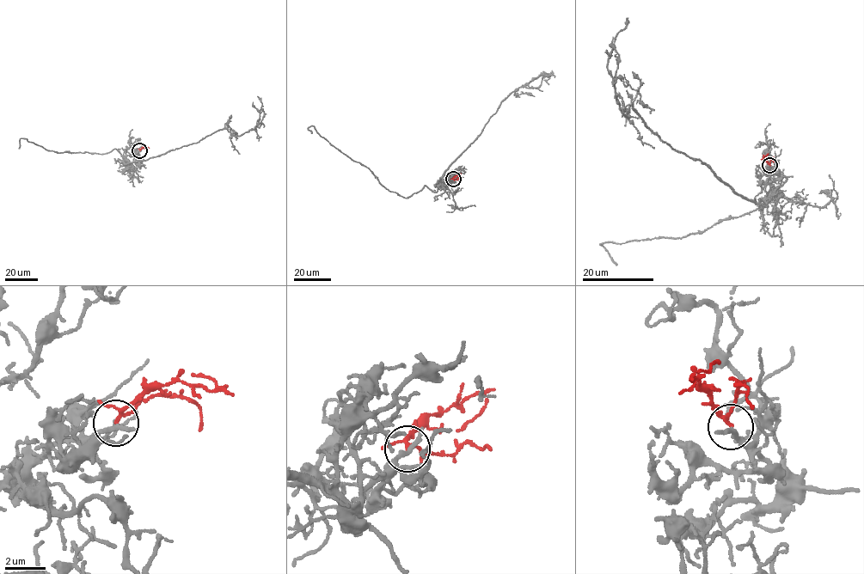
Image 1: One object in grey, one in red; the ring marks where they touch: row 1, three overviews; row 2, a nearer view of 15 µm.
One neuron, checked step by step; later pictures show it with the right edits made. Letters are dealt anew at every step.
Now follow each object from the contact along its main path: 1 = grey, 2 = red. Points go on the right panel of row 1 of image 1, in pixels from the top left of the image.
1: (769, 166), (778, 177), (770, 197), (755, 203), (663, 143), (632, 105), (622, 113), (614, 44), (628, 18)
2: (769, 166), (763, 156), (768, 154)

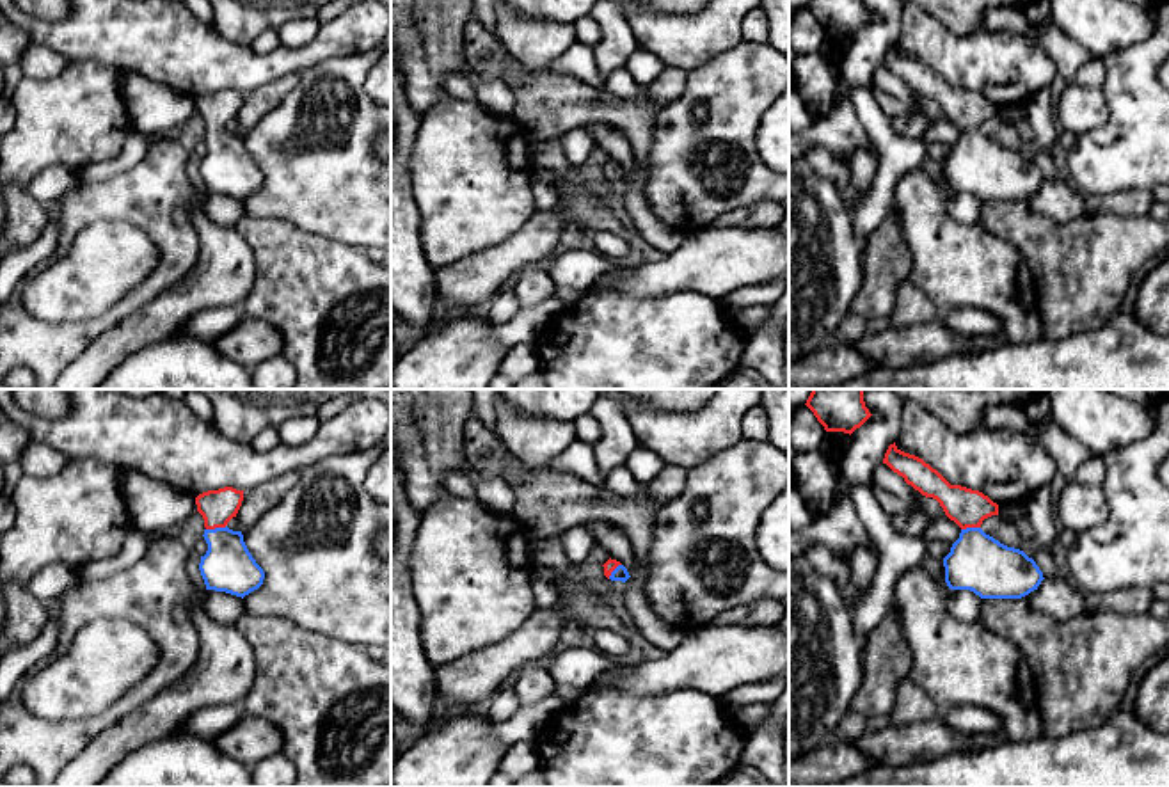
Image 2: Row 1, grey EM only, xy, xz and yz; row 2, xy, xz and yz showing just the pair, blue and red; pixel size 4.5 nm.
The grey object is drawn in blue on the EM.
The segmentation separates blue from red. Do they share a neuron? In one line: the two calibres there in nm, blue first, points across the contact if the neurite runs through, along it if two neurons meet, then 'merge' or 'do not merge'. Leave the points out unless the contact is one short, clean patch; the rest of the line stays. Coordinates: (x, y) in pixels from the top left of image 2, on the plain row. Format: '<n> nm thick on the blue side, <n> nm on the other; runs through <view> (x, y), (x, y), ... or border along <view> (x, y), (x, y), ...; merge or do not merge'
240 nm thick on the blue side, 160 nm on the other; runs through xy (228, 167), (226, 150), (215, 130), (217, 109); merge

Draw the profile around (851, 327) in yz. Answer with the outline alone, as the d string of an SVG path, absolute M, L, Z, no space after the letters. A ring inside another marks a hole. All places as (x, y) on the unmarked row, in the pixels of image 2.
M849 311L837 332L835 332L835 343L853 346L863 334L867 332L867 320Z

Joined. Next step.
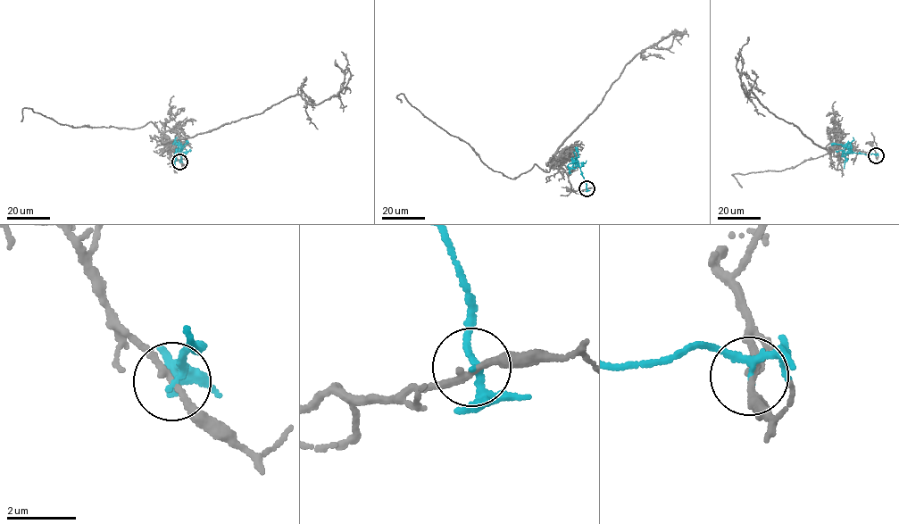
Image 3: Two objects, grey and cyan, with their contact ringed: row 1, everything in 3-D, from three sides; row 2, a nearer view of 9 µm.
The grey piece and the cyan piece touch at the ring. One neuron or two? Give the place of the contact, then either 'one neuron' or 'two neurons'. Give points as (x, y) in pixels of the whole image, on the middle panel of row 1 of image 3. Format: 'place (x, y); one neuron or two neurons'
place (586, 188); two neurons

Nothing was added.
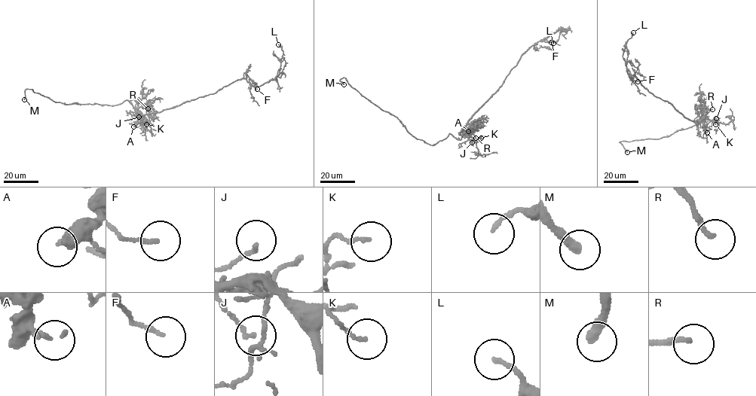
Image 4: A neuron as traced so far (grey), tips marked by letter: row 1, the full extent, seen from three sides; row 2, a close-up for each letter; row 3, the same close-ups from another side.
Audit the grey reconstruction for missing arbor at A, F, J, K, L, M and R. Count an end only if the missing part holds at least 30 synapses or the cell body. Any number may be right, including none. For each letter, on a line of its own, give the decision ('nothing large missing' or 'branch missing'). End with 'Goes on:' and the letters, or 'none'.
A: branch missing
F: nothing large missing
J: nothing large missing
K: nothing large missing
L: nothing large missing
M: branch missing
R: branch missing
Goes on: A, M, R

